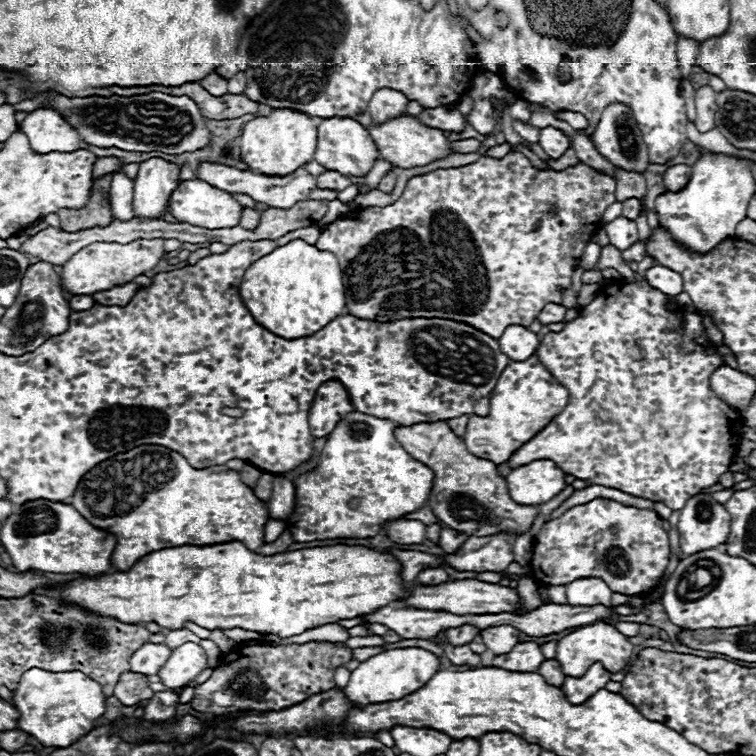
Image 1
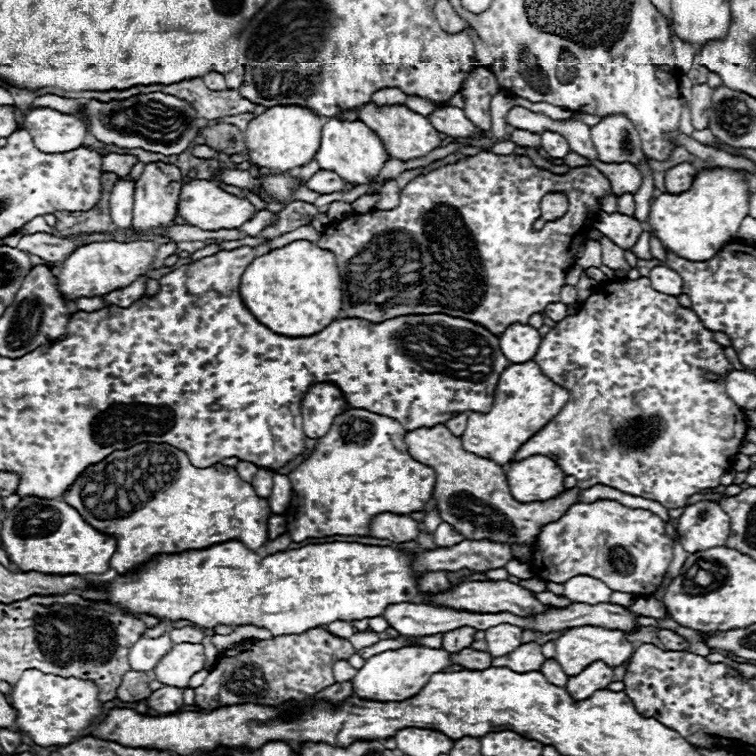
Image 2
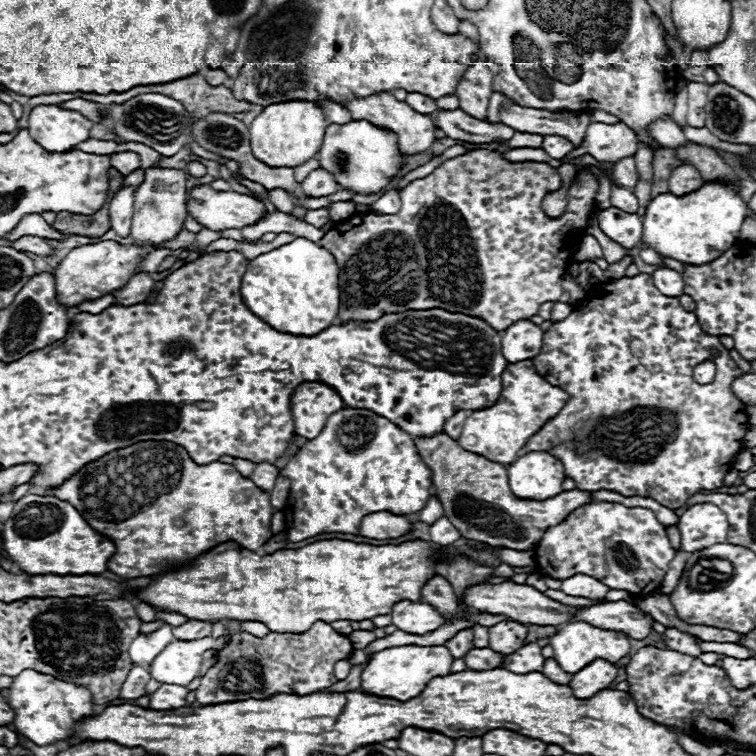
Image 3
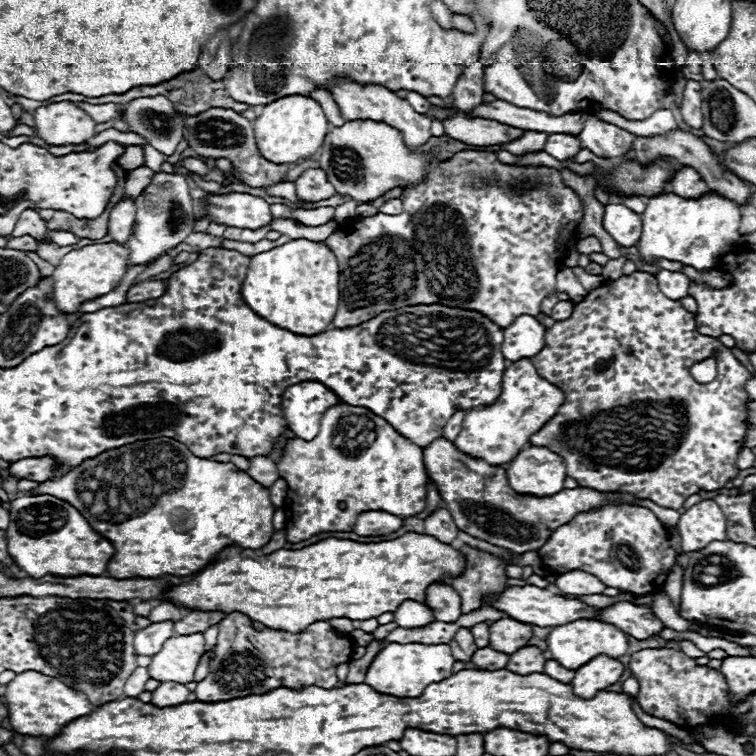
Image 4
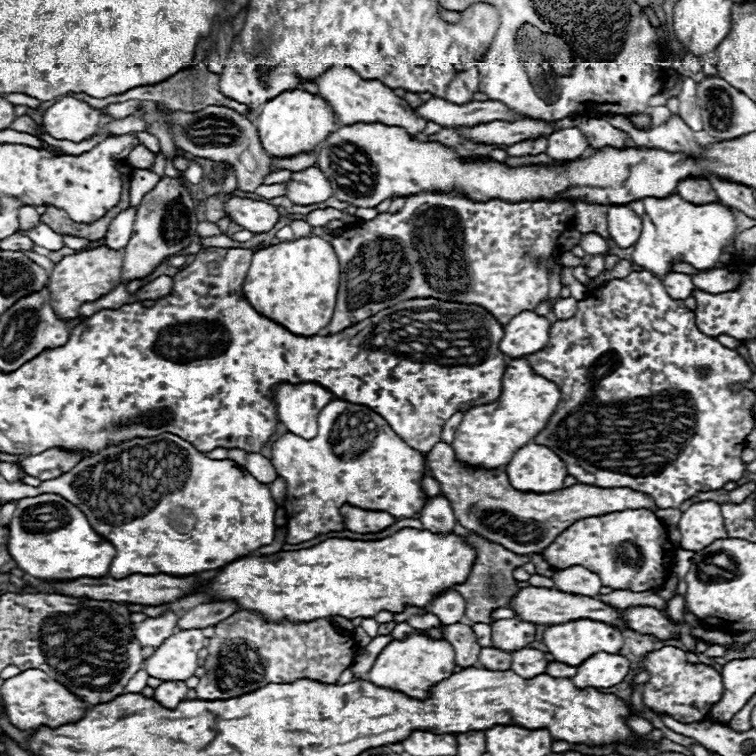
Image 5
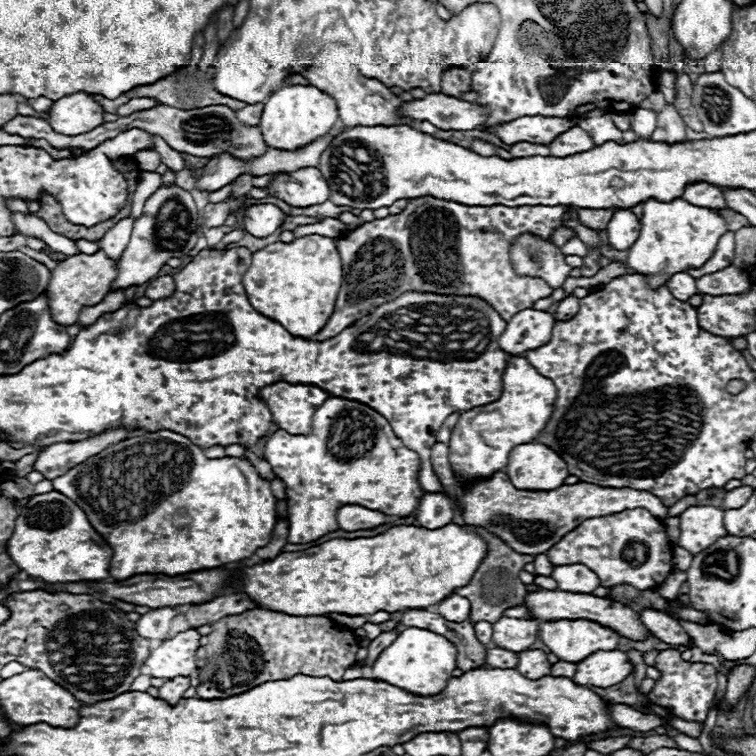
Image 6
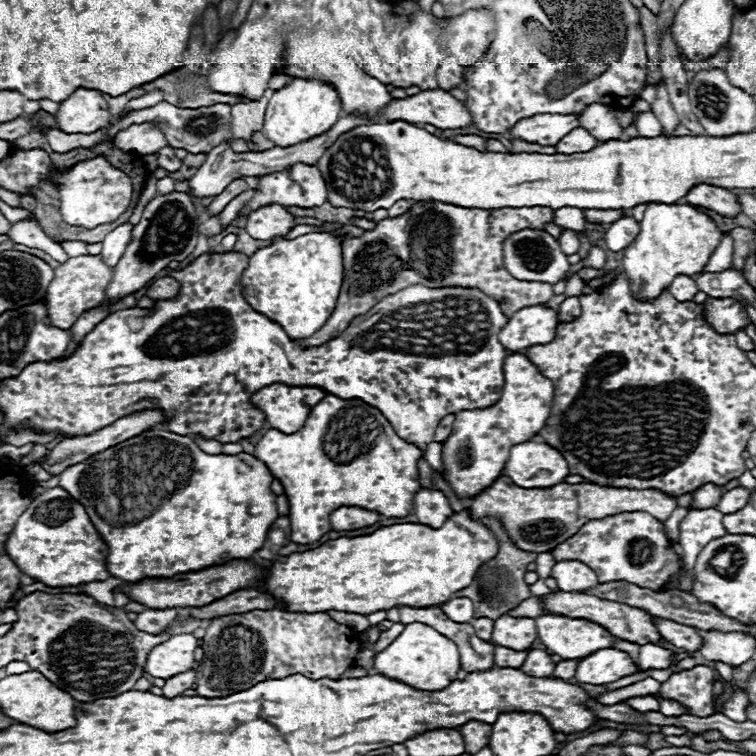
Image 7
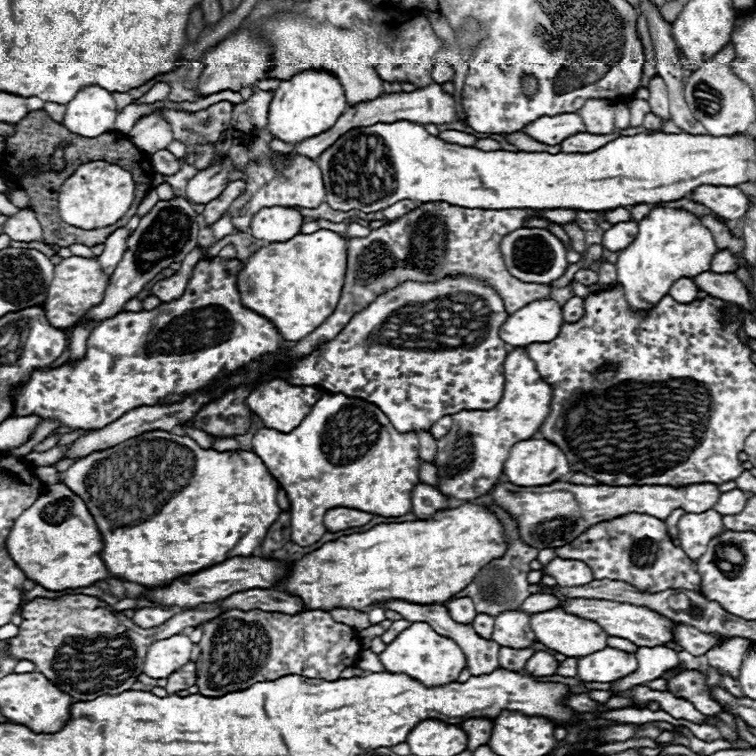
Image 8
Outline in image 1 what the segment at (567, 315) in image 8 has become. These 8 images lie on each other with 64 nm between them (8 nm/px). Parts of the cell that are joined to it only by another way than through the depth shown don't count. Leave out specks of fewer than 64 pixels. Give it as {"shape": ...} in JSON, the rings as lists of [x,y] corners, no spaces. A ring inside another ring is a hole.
{"shape":[[[546,304],[546,308],[538,314],[538,320],[542,324],[550,324],[550,322],[564,322],[564,314],[566,308],[562,304]]]}

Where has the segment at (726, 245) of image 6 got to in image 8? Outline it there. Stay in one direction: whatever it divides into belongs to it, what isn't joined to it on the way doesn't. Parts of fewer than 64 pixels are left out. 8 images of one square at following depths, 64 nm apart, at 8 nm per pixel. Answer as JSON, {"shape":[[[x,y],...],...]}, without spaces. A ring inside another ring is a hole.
{"shape":[[[716,252],[712,258],[712,270],[718,274],[736,272],[740,266],[746,266],[744,258],[734,258],[730,252]]]}

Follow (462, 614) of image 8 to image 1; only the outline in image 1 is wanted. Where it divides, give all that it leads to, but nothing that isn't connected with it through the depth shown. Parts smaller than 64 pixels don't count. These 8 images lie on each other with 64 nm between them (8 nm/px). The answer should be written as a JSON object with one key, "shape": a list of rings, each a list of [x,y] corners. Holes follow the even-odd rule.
{"shape":[[[428,568],[428,570],[422,570],[416,578],[416,584],[422,584],[422,586],[438,586],[442,582],[448,582],[450,576],[442,570],[442,568]]]}

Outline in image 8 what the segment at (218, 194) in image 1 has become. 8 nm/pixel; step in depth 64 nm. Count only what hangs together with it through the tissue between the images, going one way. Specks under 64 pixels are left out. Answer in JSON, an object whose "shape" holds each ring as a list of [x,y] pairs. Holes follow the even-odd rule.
{"shape":[[[262,208],[250,224],[250,234],[268,242],[286,242],[300,234],[304,216],[296,208]]]}

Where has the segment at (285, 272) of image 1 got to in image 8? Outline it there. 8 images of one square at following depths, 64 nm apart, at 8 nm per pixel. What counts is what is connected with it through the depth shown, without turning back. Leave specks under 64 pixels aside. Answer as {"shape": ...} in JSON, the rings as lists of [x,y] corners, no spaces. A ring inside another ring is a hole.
{"shape":[[[332,230],[298,234],[288,242],[272,242],[256,250],[240,270],[238,282],[236,282],[240,300],[248,310],[268,318],[284,340],[288,342],[300,340],[302,336],[308,336],[310,332],[314,332],[314,328],[318,328],[318,324],[322,324],[322,320],[326,320],[326,316],[334,312],[342,294],[344,278],[346,278],[346,258],[348,258],[346,238],[342,238]]]}

